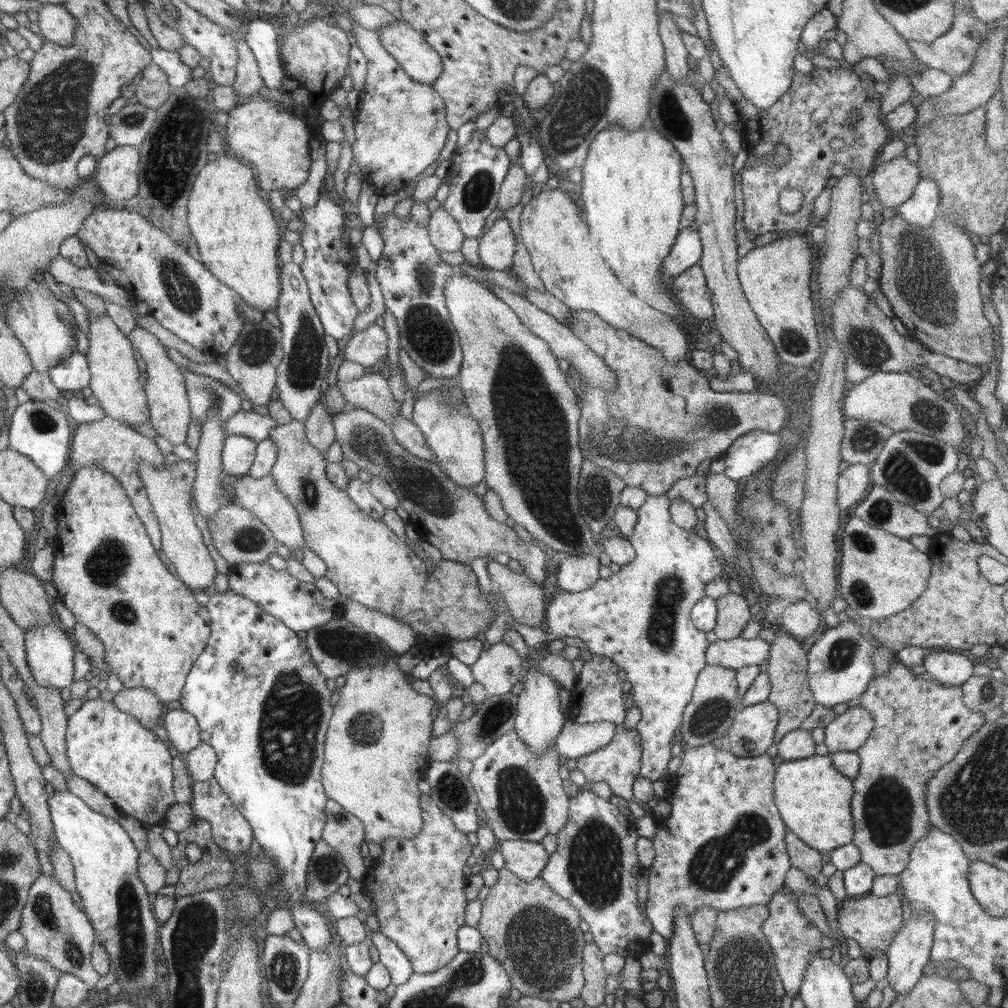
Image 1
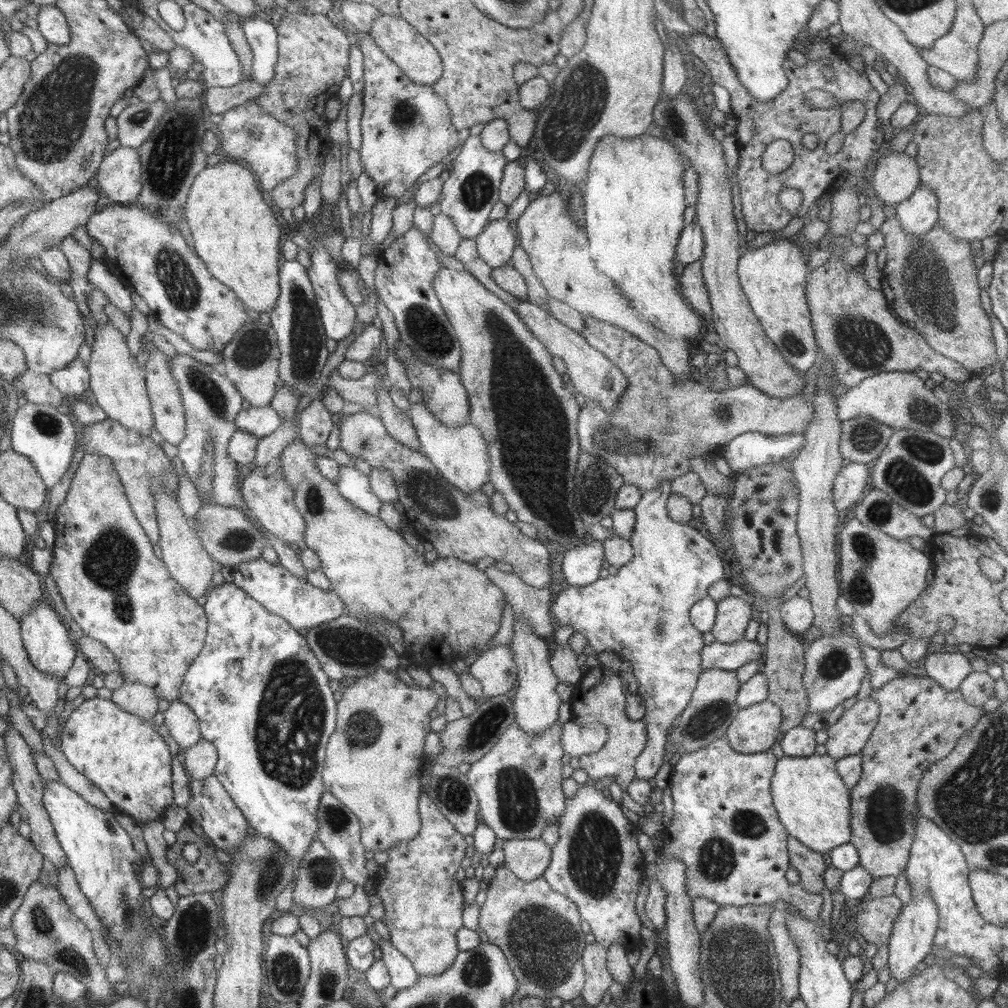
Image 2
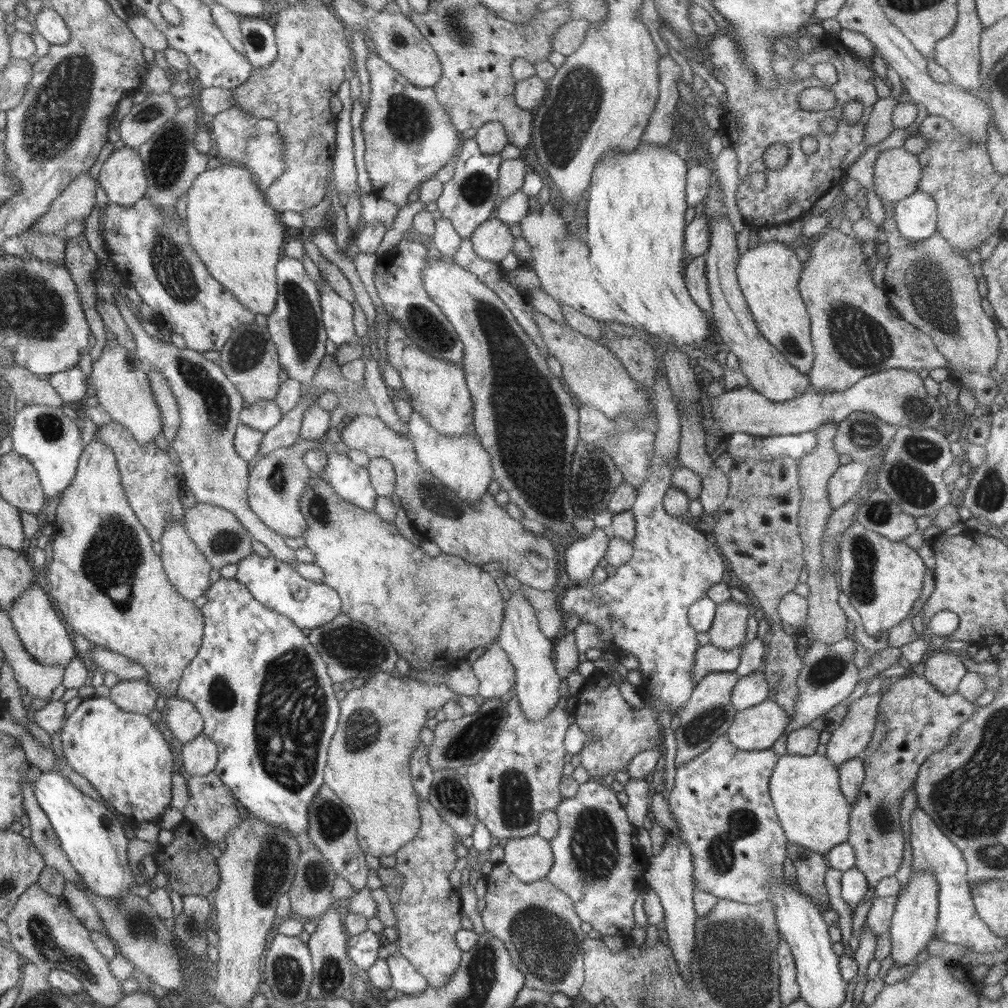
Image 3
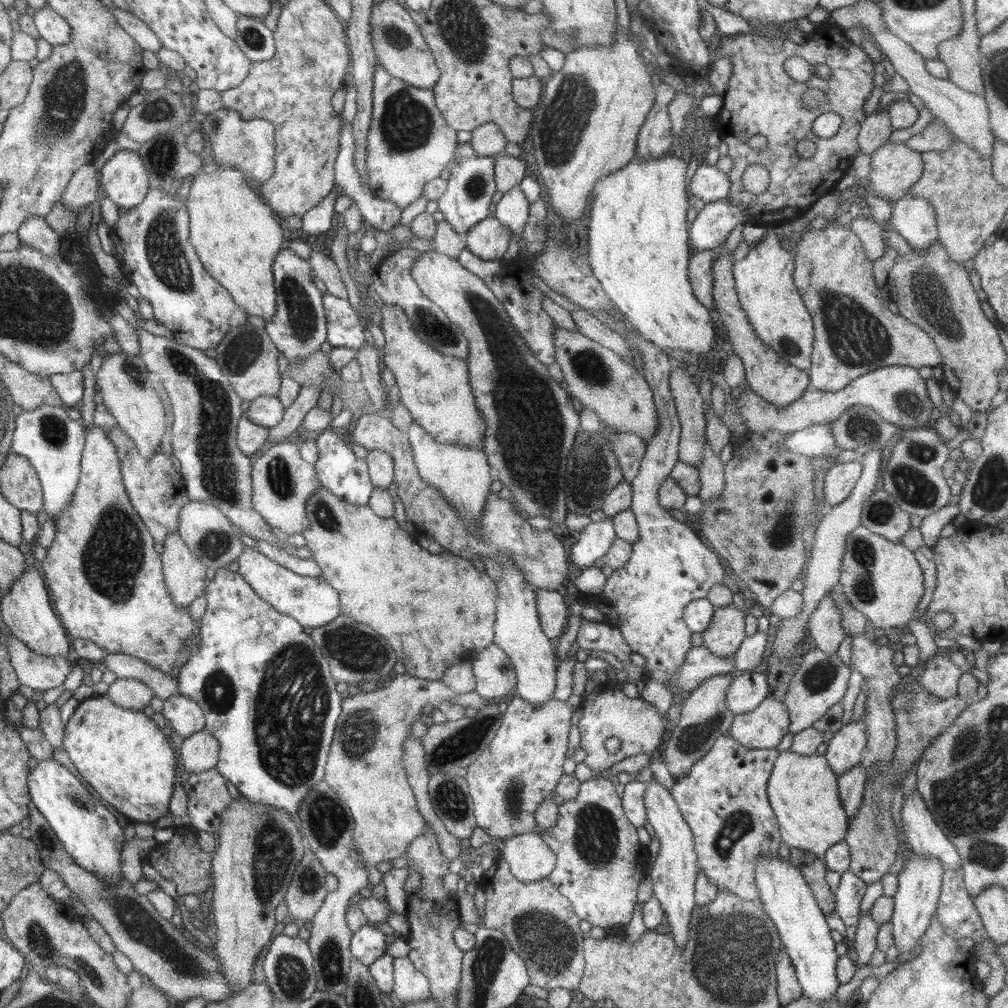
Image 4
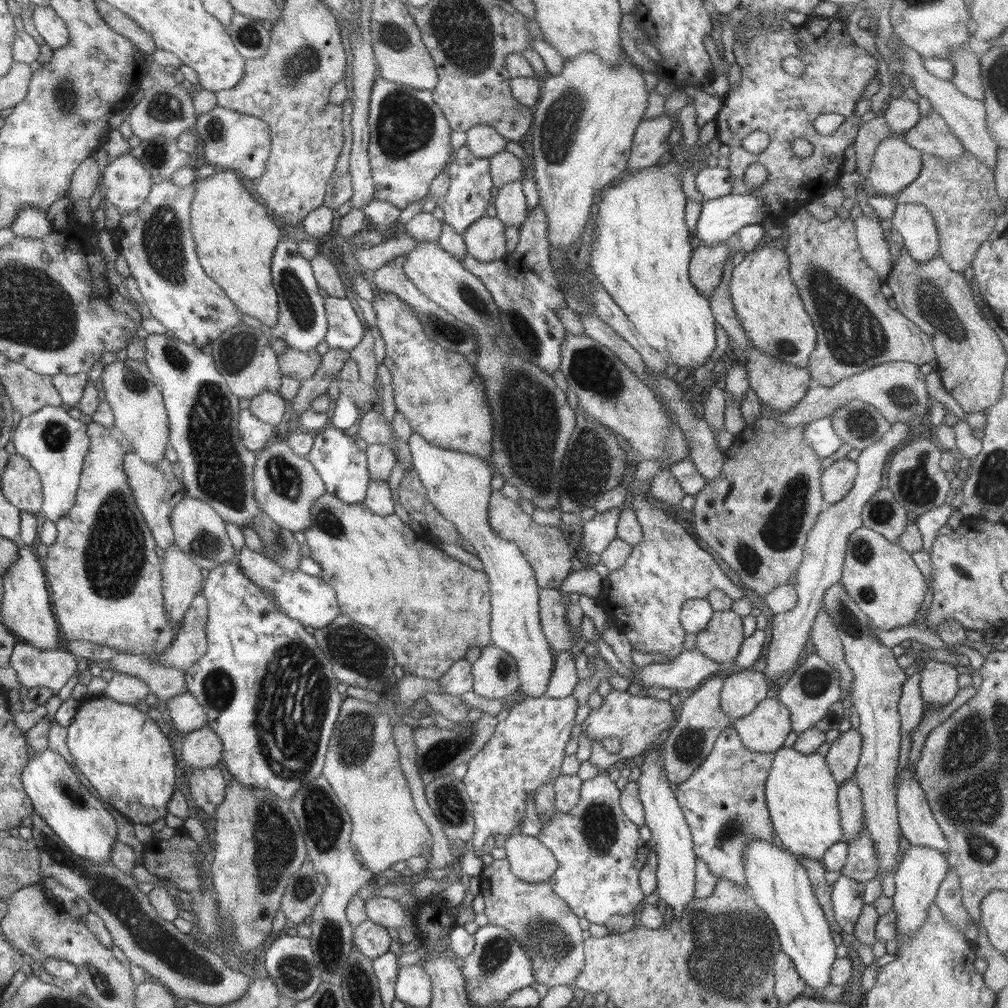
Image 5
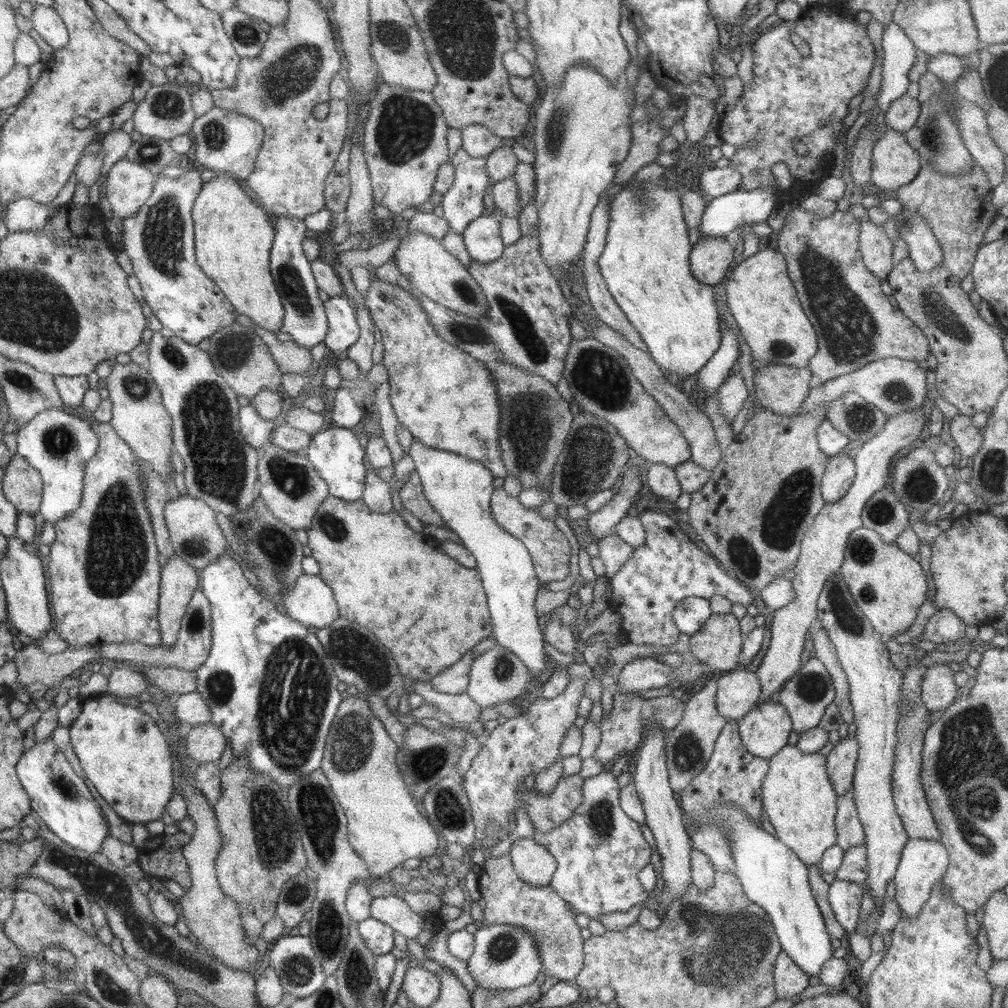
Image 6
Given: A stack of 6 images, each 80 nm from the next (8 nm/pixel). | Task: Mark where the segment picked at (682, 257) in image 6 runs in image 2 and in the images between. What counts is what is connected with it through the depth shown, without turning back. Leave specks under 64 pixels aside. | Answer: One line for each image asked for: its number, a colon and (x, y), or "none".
2: (634, 196)
3: (635, 207)
4: (638, 234)
5: (641, 254)

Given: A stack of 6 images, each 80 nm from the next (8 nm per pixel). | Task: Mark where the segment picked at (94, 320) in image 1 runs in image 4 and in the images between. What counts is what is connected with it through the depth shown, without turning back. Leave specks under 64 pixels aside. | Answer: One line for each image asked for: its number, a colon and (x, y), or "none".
2: (111, 363)
3: (135, 409)
4: (139, 412)

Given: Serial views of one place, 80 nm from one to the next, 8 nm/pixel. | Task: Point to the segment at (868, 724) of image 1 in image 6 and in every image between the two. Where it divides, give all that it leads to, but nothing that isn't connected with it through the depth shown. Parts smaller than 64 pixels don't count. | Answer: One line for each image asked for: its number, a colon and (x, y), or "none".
2: (848, 736)
3: (850, 740)
4: (846, 749)
5: (842, 758)
6: (841, 760)

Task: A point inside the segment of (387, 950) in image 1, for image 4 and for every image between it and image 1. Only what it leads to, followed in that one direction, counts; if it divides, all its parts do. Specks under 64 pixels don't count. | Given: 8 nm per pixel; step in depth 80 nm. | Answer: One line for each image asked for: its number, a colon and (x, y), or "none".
2: (402, 974)
3: (405, 979)
4: (410, 985)

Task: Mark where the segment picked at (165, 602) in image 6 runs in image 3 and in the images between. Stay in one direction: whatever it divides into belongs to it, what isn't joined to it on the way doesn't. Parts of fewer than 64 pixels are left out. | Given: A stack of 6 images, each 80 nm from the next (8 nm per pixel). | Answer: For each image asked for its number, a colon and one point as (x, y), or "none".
3: (185, 566)
4: (185, 576)
5: (181, 580)

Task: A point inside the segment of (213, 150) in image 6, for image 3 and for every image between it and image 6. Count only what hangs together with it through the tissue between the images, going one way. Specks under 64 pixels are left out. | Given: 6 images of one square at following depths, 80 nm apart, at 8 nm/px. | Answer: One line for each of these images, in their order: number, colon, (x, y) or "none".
3: (253, 143)
4: (248, 145)
5: (236, 142)

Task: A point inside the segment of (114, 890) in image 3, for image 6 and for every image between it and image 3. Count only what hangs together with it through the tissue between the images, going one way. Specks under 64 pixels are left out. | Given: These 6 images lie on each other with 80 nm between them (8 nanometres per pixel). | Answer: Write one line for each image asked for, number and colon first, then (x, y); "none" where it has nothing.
4: (90, 834)
5: (86, 828)
6: (58, 796)

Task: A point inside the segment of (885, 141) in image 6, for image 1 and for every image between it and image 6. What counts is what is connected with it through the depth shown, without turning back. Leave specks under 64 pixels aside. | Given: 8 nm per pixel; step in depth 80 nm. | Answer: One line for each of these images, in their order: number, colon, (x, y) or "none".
1: (894, 181)
2: (896, 176)
3: (897, 172)
4: (895, 168)
5: (896, 164)

